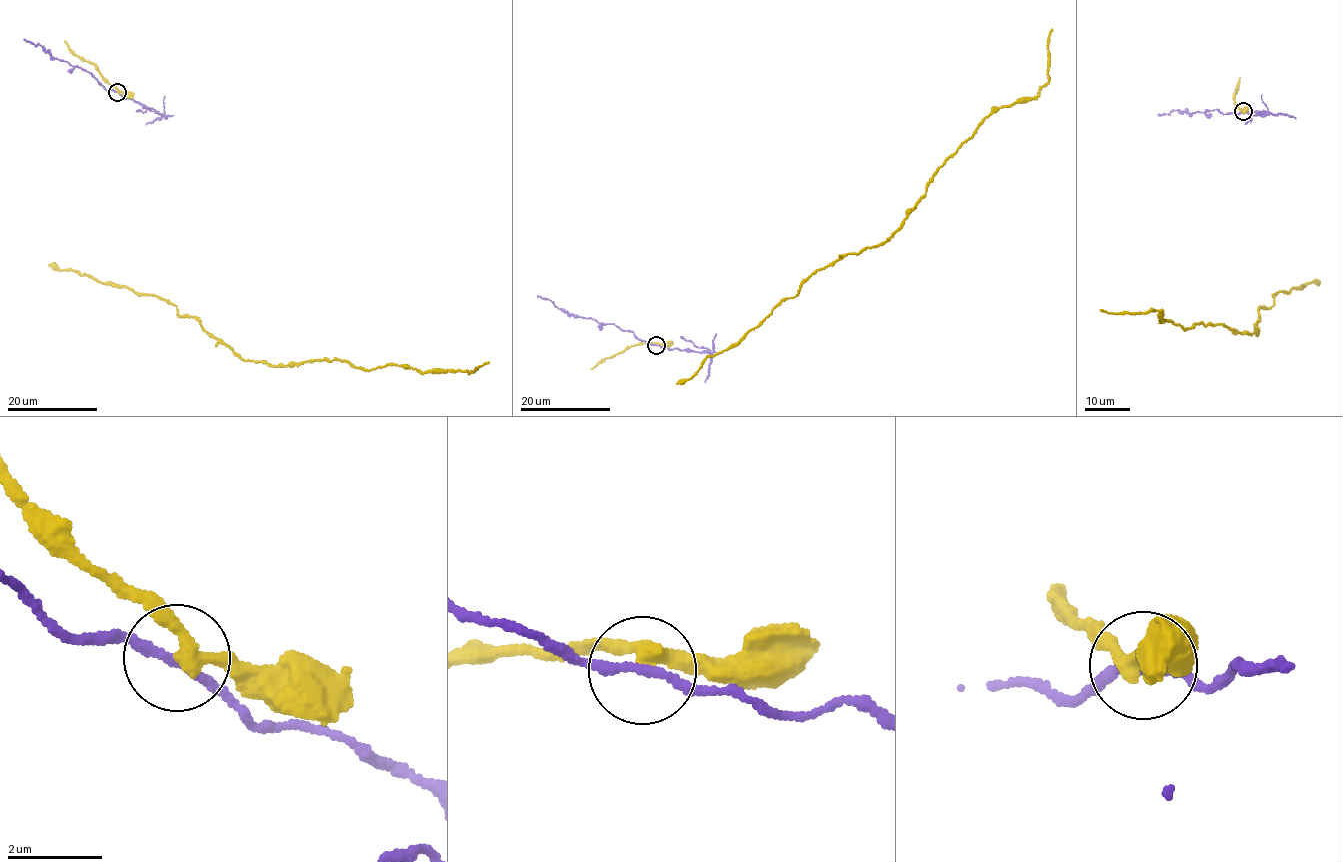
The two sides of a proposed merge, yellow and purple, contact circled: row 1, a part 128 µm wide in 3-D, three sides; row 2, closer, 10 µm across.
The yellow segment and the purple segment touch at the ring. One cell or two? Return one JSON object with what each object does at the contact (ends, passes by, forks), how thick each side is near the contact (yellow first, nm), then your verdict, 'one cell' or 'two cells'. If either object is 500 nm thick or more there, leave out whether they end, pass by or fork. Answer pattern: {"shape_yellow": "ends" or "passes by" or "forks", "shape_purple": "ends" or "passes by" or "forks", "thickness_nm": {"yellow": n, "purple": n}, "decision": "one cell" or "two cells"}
{"shape_yellow": "passes by", "shape_purple": "passes by", "thickness_nm": {"yellow": 300, "purple": 190}, "decision": "two cells"}

